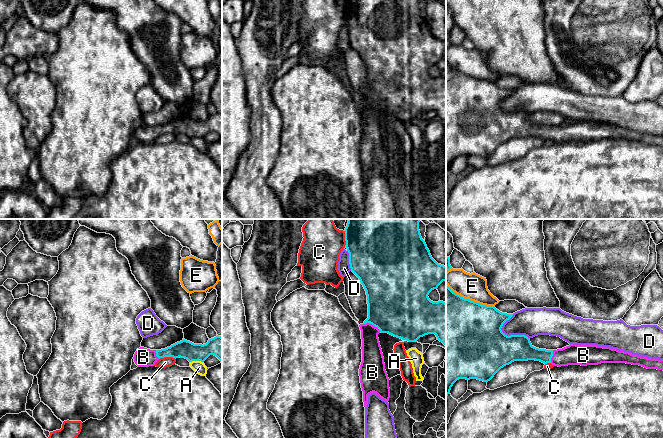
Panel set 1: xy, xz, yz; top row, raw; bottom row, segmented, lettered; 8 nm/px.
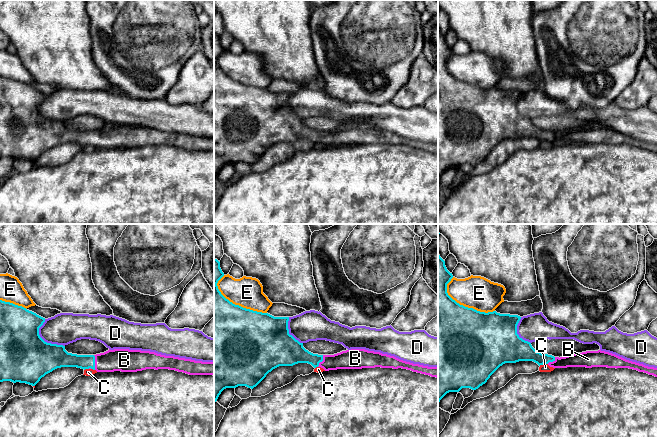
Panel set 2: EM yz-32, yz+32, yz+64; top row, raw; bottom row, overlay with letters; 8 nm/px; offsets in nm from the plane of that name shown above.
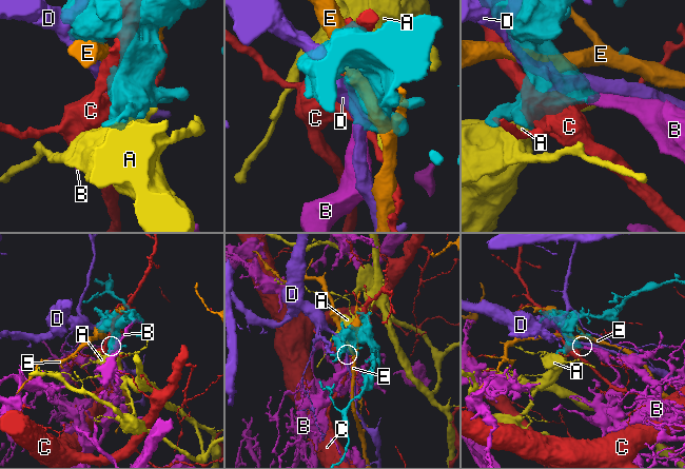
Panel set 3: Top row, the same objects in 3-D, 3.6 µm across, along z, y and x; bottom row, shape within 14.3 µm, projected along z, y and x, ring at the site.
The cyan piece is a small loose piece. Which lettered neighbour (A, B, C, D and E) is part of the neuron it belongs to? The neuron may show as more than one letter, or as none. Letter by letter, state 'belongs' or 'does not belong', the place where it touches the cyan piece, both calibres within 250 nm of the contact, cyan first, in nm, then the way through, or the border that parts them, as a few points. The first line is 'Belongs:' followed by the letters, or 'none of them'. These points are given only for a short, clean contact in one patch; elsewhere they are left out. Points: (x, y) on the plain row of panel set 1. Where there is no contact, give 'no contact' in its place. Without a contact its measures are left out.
Belongs: B
A: does not belong | xy (196, 136) | 170/100 nm
B: belongs | xz (372, 100) | 460/170 nm | across xz (396, 80), (372, 100), (372, 131)
C: does not belong | xy (167, 132) | 140/80 nm
D: does not belong | yz (514, 111) | 380/240 nm
E: does not belong | yz (468, 75) | 500/220 nm

